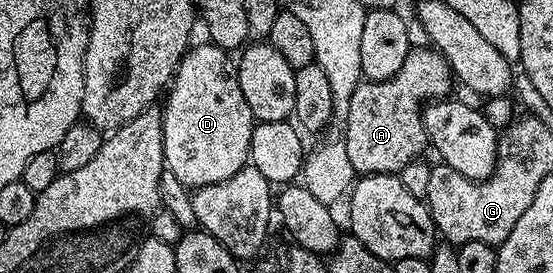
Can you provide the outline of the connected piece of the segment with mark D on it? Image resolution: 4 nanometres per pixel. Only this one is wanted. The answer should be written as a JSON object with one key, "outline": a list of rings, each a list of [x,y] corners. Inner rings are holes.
{"outline":[[[203,43],[184,53],[162,104],[164,166],[190,190],[226,182],[246,167],[254,127],[252,111],[238,86],[233,57],[214,43]]]}

